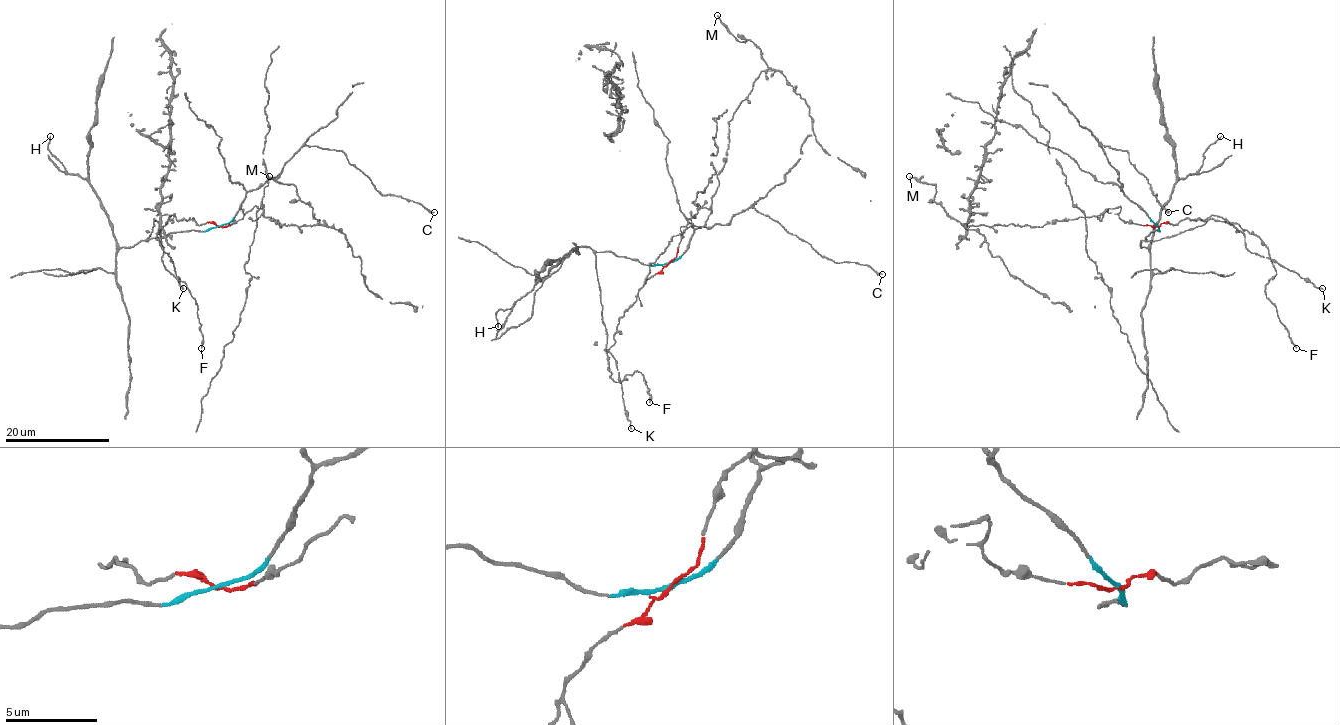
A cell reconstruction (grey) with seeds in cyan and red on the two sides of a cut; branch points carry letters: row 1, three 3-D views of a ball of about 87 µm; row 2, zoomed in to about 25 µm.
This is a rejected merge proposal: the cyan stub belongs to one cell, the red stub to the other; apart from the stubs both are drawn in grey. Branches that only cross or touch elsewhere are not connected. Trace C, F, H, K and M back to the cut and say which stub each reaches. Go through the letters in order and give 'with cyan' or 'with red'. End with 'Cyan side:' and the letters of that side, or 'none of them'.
C: with cyan
F: with red
H: with cyan
K: with cyan
M: with red
Cyan side: C, H, K

